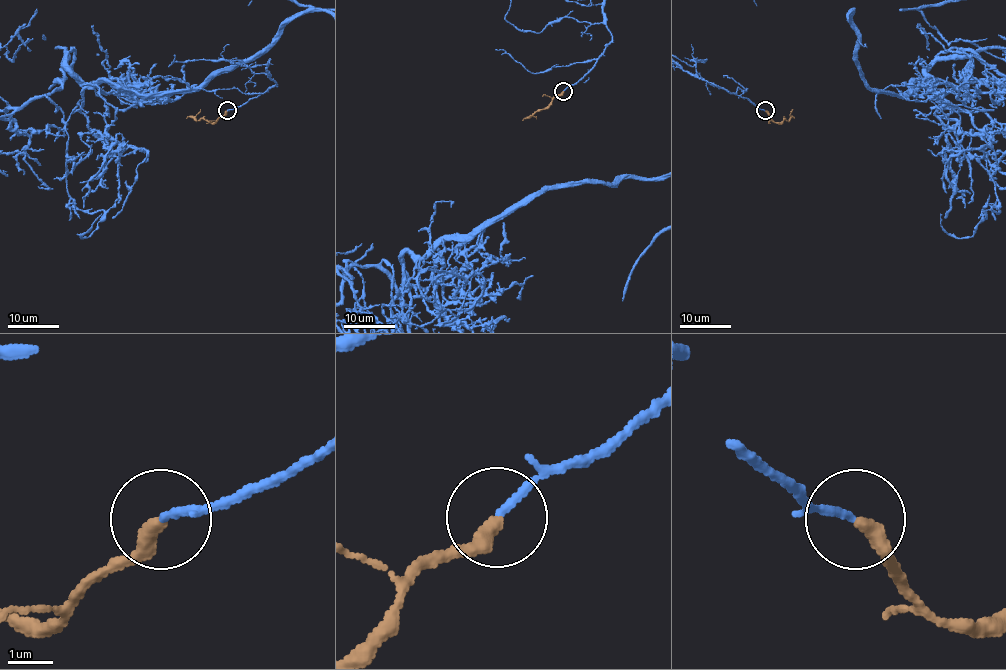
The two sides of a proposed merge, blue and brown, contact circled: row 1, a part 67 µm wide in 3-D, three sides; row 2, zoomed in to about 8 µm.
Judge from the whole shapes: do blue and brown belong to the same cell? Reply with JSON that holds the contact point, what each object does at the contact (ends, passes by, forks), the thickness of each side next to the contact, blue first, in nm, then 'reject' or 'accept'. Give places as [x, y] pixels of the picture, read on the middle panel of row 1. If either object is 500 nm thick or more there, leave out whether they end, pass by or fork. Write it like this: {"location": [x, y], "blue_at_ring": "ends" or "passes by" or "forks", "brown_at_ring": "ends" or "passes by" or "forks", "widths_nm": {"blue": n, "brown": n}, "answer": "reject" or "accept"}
{"location": [563, 91], "blue_at_ring": "ends", "brown_at_ring": "ends", "widths_nm": {"blue": 180, "brown": 360}, "answer": "accept"}

